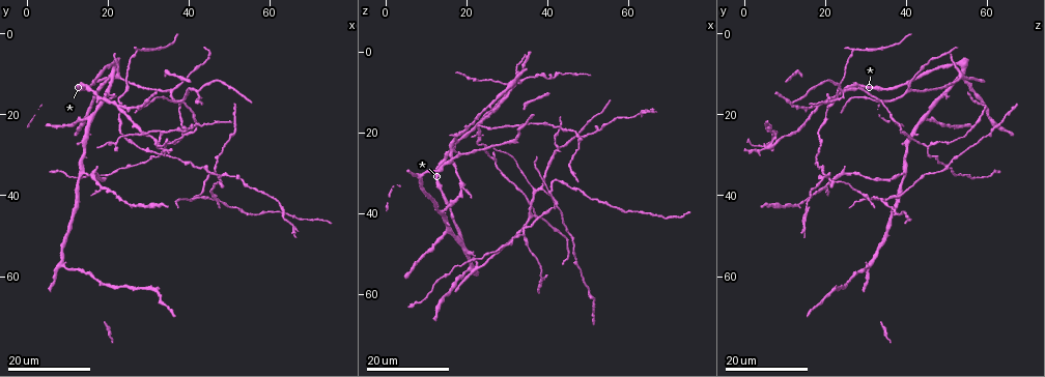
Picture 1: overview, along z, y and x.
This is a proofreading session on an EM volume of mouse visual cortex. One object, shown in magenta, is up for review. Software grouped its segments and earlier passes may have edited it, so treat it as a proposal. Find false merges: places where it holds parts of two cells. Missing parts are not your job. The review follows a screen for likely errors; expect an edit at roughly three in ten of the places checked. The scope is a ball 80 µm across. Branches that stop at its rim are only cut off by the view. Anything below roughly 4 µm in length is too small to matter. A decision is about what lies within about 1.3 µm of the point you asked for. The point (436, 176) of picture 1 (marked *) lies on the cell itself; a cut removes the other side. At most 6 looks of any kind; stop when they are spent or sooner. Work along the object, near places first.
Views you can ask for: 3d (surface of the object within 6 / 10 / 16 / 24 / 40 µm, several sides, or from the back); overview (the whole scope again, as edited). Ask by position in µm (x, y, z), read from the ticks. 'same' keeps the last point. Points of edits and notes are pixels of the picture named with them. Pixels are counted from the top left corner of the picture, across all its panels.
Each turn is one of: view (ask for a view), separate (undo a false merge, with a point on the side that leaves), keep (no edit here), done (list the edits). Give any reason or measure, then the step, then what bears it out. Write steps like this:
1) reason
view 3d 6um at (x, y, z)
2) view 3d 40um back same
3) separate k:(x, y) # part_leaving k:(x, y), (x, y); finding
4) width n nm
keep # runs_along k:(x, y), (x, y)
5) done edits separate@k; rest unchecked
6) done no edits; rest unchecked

view 3d 24um at (37.0, 14.0, 40.0)

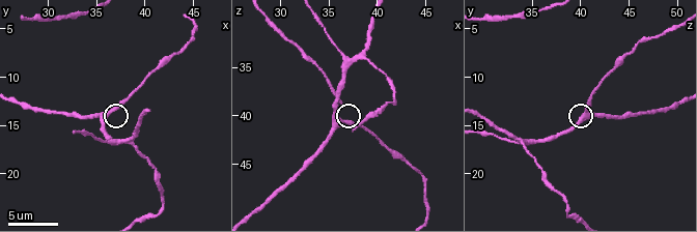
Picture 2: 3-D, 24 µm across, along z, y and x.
view 3d 10um at (36.6, 13.6, 40.6)

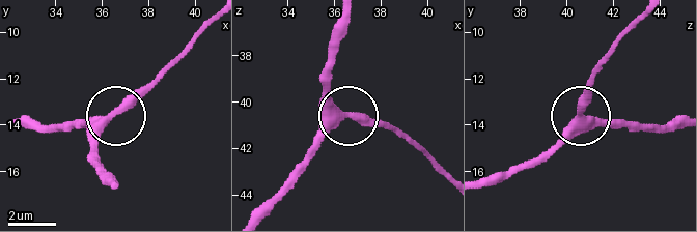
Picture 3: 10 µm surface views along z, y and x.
keep # runs_along 3:(675, 121), (658, 126), (591, 124), (580, 109), (591, 69); all the same cell

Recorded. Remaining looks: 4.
arms part here
view 3d 6um at (37.2, 16.8, 34.2)

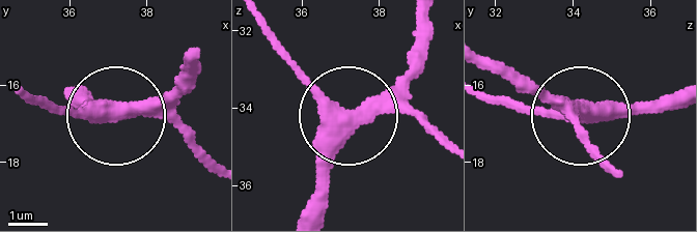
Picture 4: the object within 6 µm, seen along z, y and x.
arms 3
keep # runs_along 4:(81, 93), (111, 116), (52, 110); all the same cell

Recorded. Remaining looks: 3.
a fork
view 3d 24um at (34.5, 28.0, 45.0)

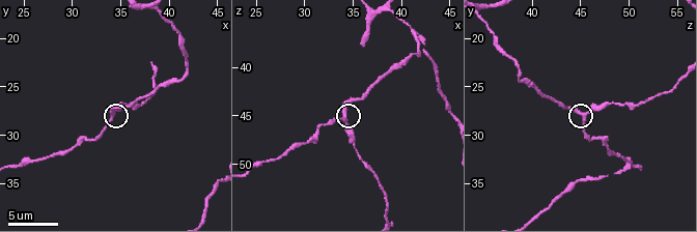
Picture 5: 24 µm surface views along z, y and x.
view 3d 10um at (34.2, 28.2, 45.2)

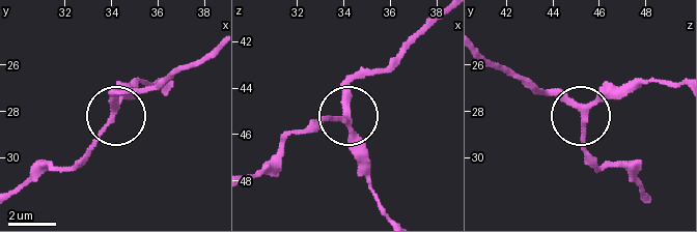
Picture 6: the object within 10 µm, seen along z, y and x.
arms 3
keep # one cell here

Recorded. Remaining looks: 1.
done no edits; rest unchecked

